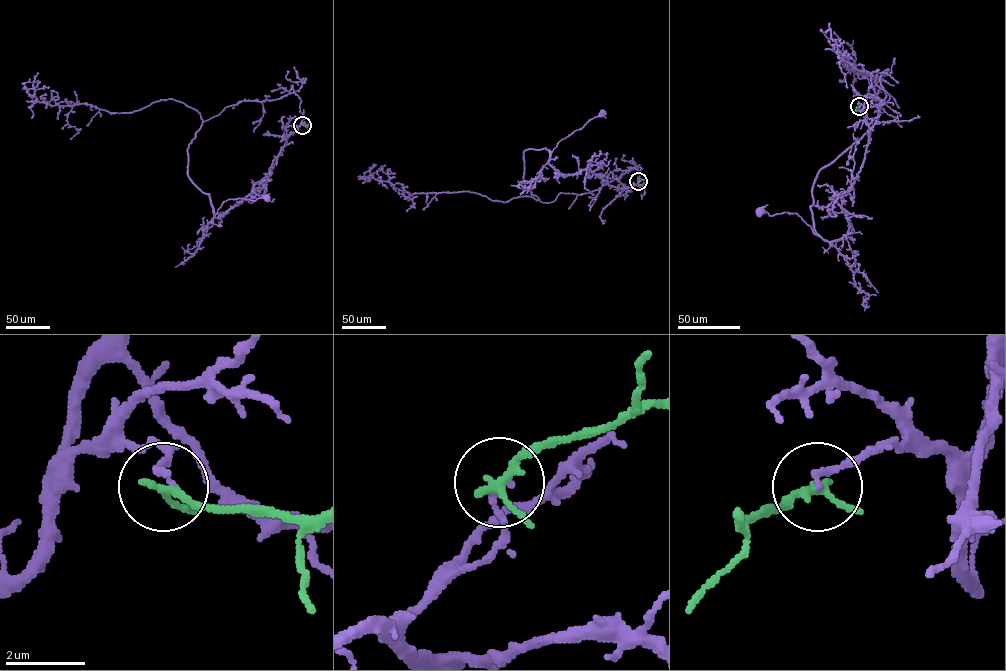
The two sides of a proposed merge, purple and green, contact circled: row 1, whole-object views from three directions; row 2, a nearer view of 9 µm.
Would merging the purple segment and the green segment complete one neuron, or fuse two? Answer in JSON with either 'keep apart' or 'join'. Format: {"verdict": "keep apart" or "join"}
{"verdict": "keep apart"}

